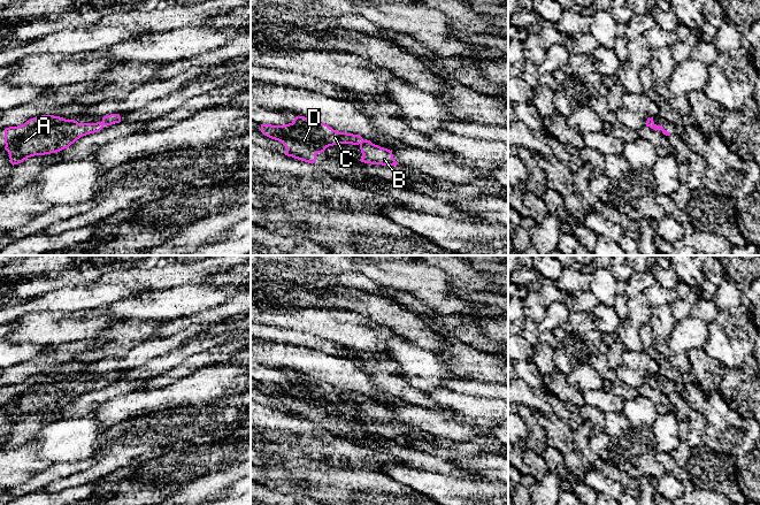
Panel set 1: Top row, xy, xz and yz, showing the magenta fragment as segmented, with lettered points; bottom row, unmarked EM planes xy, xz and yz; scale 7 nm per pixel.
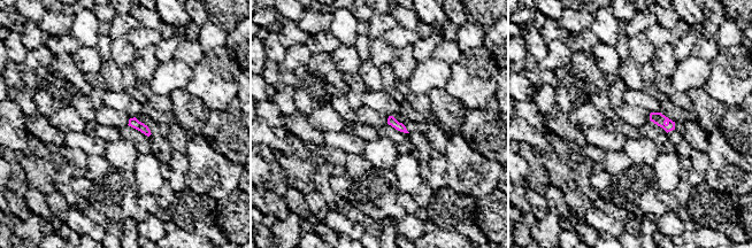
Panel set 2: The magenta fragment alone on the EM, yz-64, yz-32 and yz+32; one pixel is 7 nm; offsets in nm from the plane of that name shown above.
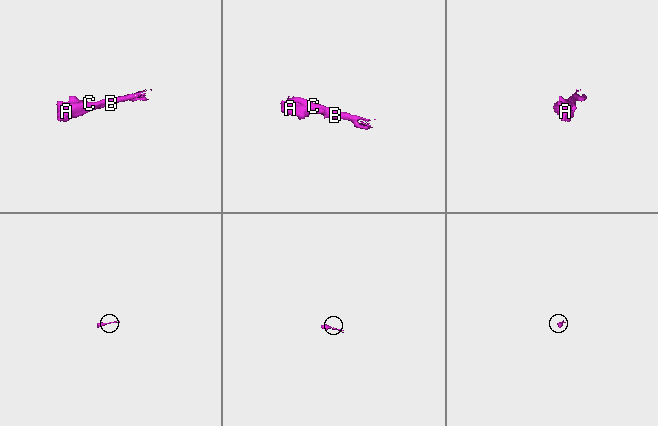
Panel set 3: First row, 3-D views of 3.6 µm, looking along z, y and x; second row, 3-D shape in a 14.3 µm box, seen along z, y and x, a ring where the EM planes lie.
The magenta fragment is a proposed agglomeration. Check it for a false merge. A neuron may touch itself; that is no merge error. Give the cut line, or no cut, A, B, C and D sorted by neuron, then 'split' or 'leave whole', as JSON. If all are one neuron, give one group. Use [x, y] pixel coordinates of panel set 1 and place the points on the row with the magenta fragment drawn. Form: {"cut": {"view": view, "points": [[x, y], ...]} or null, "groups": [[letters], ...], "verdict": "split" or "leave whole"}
{"cut": null, "groups": [["A", "B", "C", "D"]], "verdict": "leave whole"}

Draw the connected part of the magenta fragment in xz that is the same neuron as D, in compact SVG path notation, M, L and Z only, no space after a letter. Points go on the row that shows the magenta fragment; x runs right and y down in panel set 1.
M297 116L292 123L284 125L261 124L261 132L281 141L286 148L285 155L312 164L317 153L337 144L359 145L363 154L361 162L382 166L399 164L390 150L364 140L359 135L336 131L325 123L305 116Z

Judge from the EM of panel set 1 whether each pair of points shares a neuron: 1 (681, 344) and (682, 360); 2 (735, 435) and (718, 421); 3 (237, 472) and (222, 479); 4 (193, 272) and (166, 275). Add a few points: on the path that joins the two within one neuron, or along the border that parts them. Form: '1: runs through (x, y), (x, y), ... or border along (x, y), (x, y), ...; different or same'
1: border along (666, 341), (674, 352), (686, 353); different
2: runs through (730, 433), (722, 426); same
3: runs through (233, 473), (225, 477); same
4: runs through (186, 273), (173, 273); same

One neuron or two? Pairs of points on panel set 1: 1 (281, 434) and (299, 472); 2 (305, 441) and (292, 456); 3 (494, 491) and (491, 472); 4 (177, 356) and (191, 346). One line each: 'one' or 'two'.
1: two
2: two
3: two
4: one

